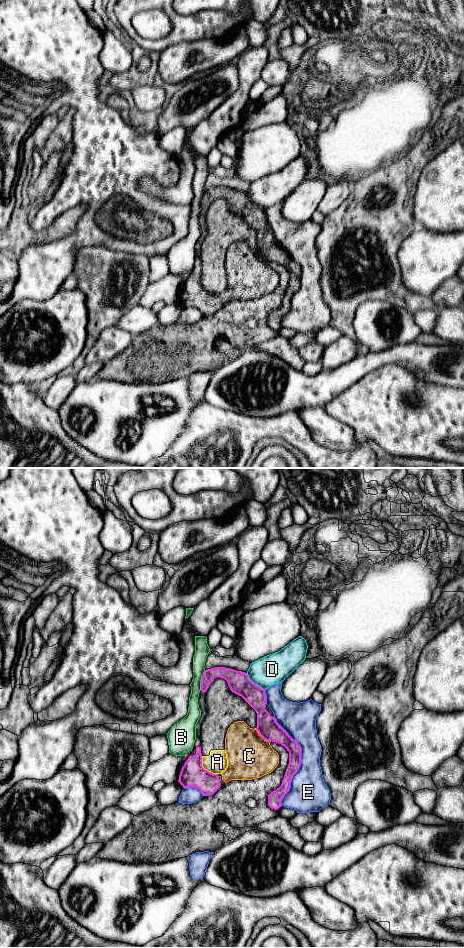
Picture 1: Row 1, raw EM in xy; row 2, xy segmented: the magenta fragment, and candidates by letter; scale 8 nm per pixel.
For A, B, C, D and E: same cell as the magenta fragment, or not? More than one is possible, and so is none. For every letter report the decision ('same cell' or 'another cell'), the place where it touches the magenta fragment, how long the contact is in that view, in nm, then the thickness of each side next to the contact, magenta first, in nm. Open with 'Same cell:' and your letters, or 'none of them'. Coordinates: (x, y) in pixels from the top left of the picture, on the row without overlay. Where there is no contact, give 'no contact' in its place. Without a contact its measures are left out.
Same cell: C
A: another cell; meets magenta in xy at (204, 289); contact 200 nm long; 200 nm thick on the magenta side, 170 nm on the other
B: another cell; meets magenta in xy at (201, 200); contact 170 nm long; 120 nm thick on the magenta side, 120 nm on the other
C: same cell; meets magenta in xy at (261, 256); contact 170 nm long; 170 nm thick on the magenta side, 360 nm on the other
D: another cell; meets magenta in xy at (254, 203); contact 200 nm long; 180 nm thick on the magenta side, 240 nm on the other
E: another cell; meets magenta in xy at (300, 281); contact 700 nm long; 110 nm thick on the magenta side, 300 nm on the other

